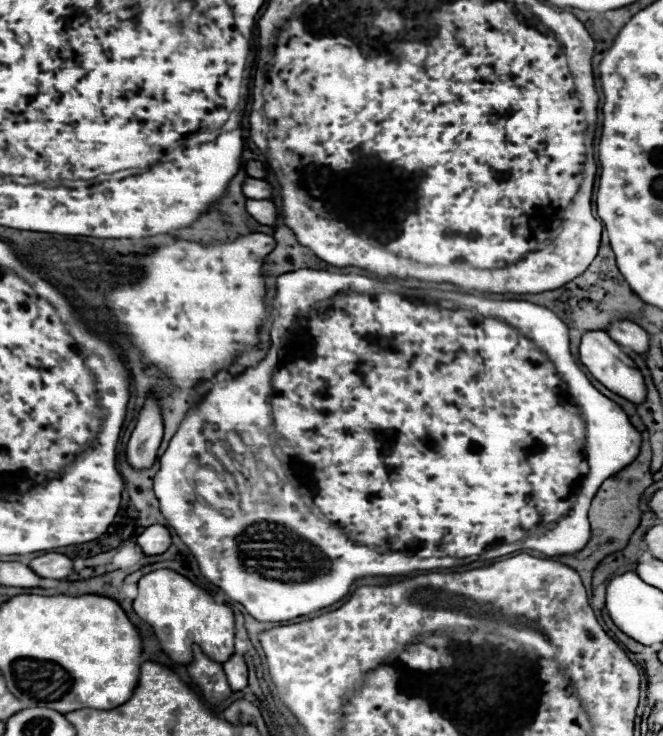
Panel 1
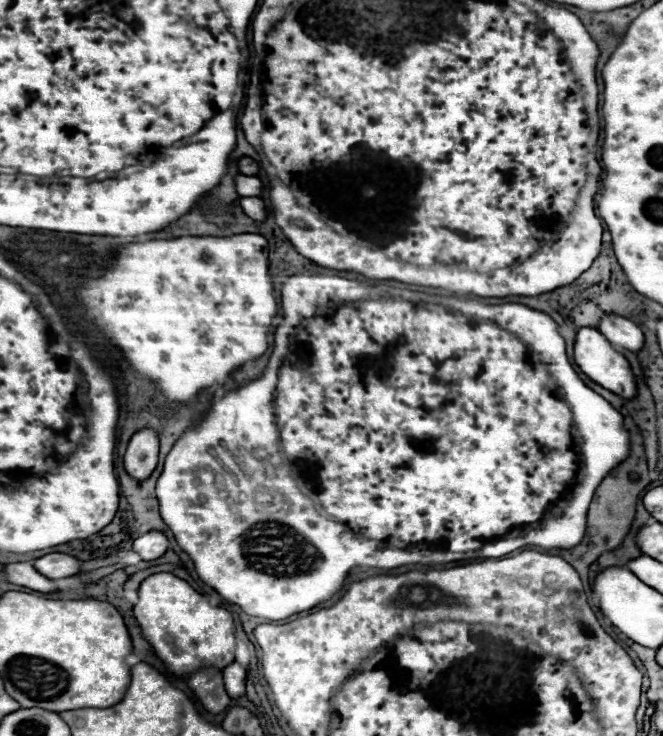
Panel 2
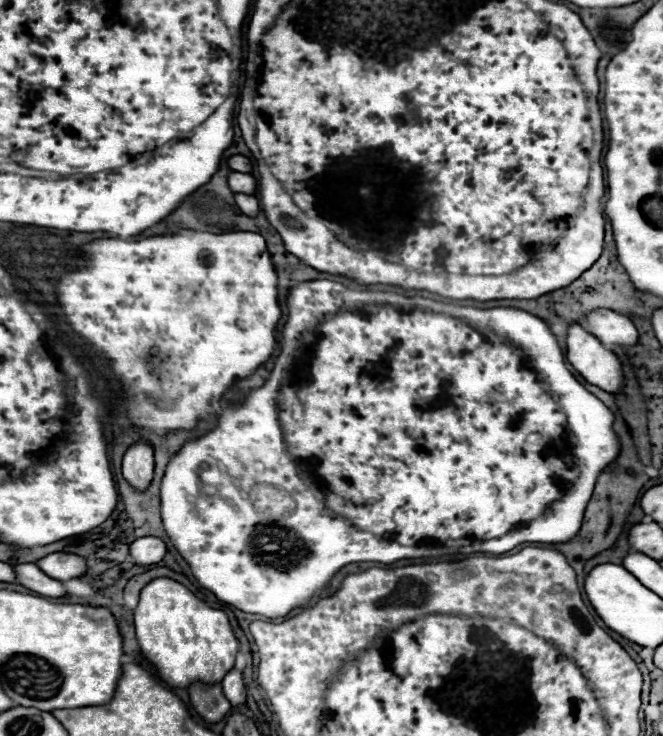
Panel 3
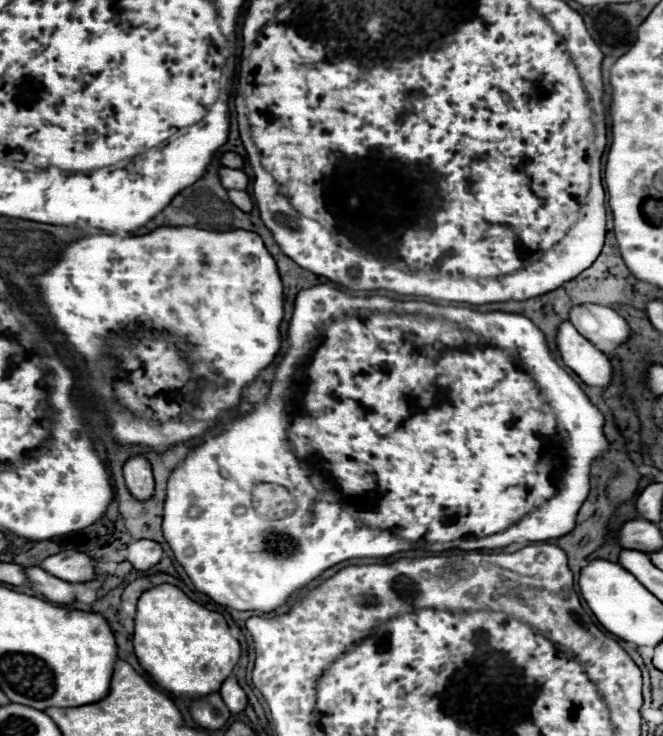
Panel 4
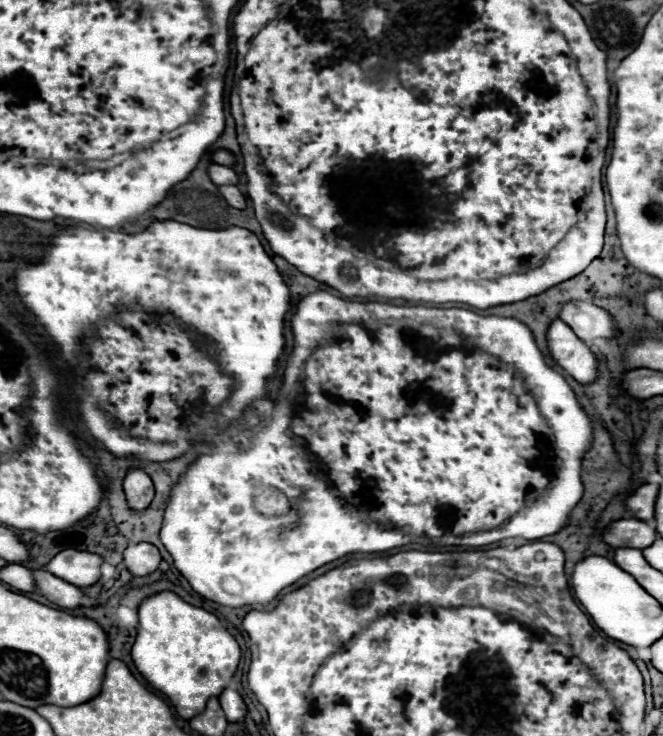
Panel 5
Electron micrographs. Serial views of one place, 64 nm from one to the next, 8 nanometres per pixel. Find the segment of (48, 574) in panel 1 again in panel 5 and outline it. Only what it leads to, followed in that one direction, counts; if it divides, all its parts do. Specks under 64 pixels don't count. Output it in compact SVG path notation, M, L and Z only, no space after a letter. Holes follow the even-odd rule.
M64 550L56 554L44 568L50 574L74 586L90 586L98 582L100 566L102 566L102 558L98 554L80 552L80 550Z

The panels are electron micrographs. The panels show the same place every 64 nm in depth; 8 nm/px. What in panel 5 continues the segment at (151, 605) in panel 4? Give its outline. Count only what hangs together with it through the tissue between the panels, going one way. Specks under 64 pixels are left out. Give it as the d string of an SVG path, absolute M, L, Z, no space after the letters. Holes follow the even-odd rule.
M164 590L144 598L138 608L138 634L132 658L144 680L164 694L180 718L190 720L204 710L210 696L220 696L228 686L238 668L240 646L220 624L218 616Z

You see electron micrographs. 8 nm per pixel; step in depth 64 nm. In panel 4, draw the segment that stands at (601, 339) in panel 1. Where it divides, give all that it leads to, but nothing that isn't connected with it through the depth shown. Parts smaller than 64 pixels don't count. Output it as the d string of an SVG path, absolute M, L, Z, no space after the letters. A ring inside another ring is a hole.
M570 322L560 326L556 346L564 364L572 368L584 384L600 388L610 386L612 382L610 358L604 352L600 352L590 340L586 340Z

